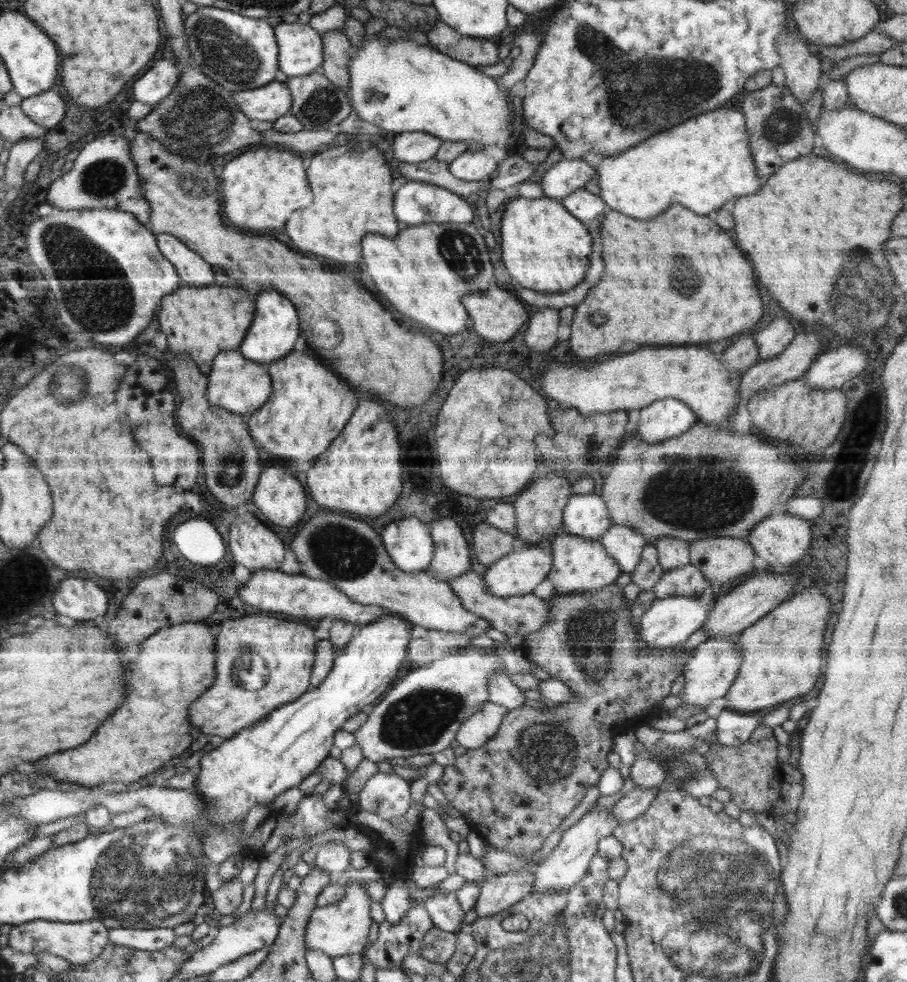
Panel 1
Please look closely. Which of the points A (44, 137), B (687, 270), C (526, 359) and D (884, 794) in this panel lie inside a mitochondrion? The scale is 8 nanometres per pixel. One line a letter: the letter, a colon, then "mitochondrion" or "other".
A: other
B: mitochondrion
C: other
D: other

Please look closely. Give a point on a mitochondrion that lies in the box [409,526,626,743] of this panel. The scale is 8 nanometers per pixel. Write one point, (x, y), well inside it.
(589, 631)

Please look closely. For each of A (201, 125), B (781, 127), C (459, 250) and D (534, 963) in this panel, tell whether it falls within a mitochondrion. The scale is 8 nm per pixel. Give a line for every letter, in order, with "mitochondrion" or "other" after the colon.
A: mitochondrion
B: mitochondrion
C: mitochondrion
D: mitochondrion

